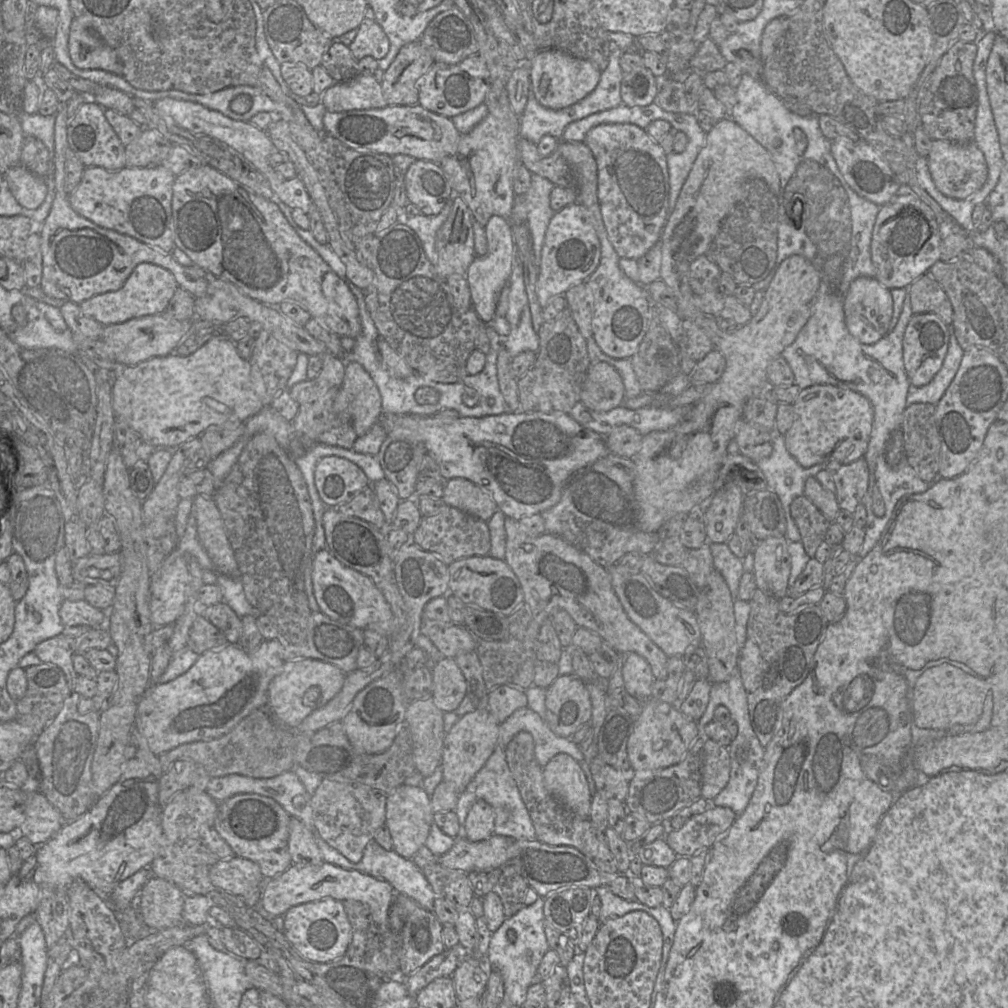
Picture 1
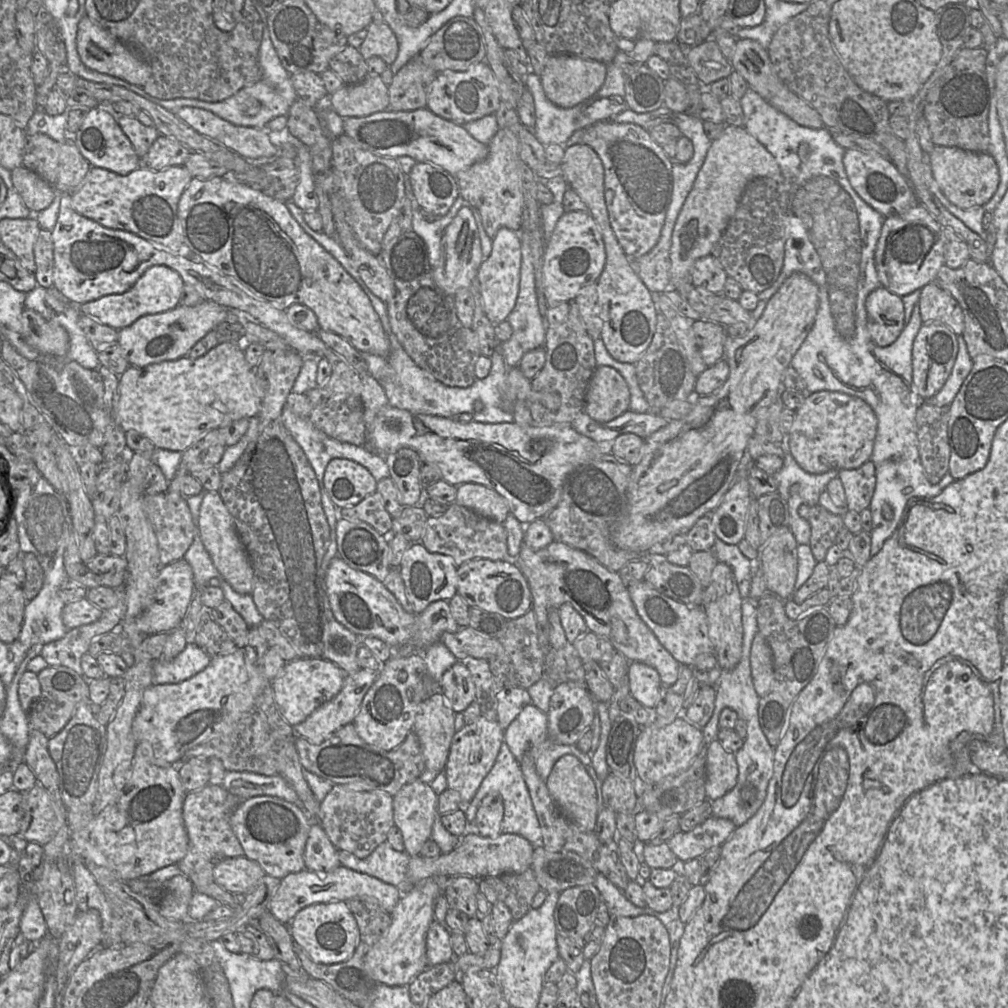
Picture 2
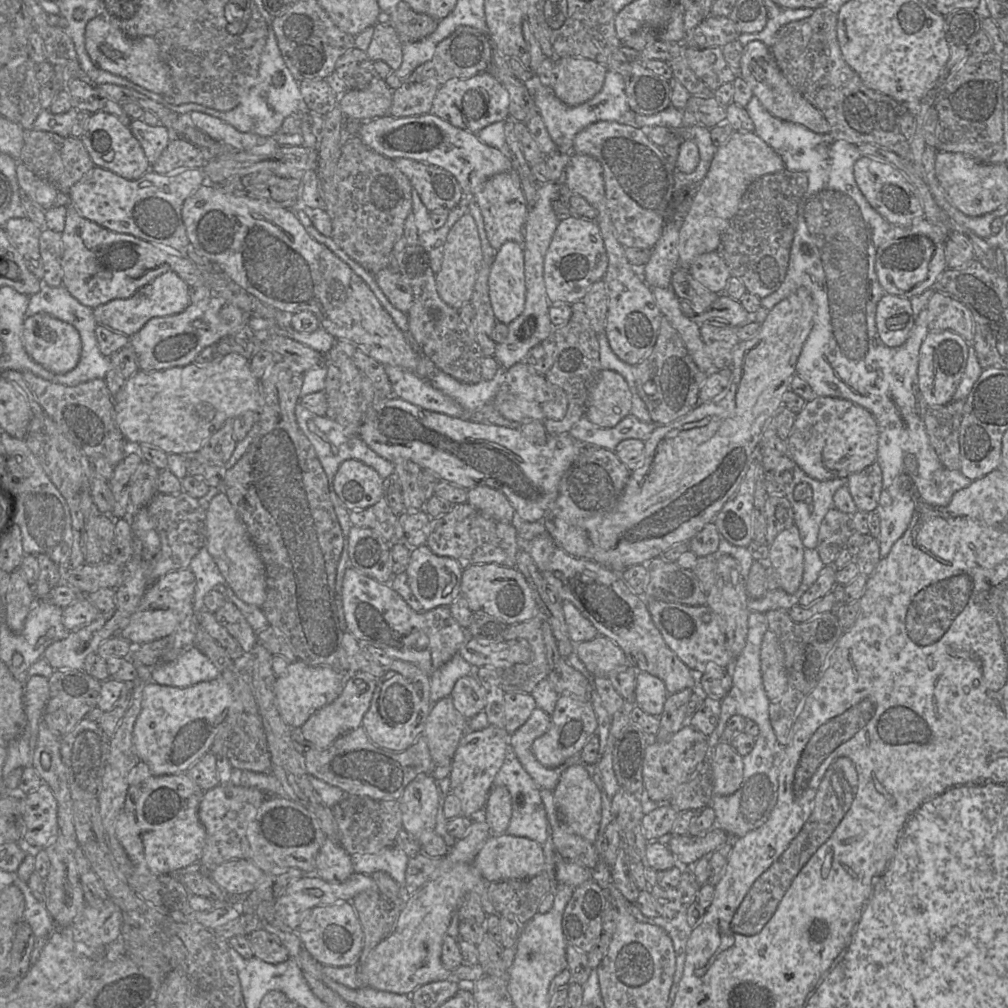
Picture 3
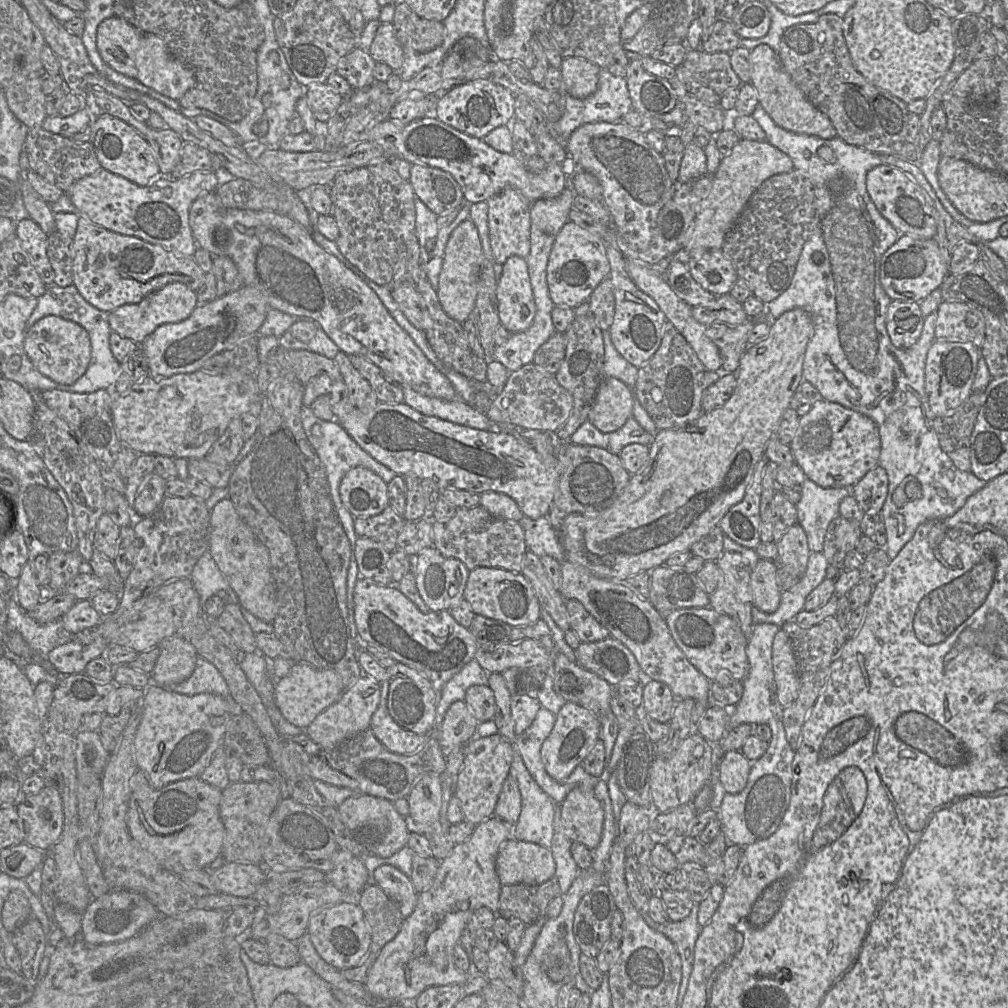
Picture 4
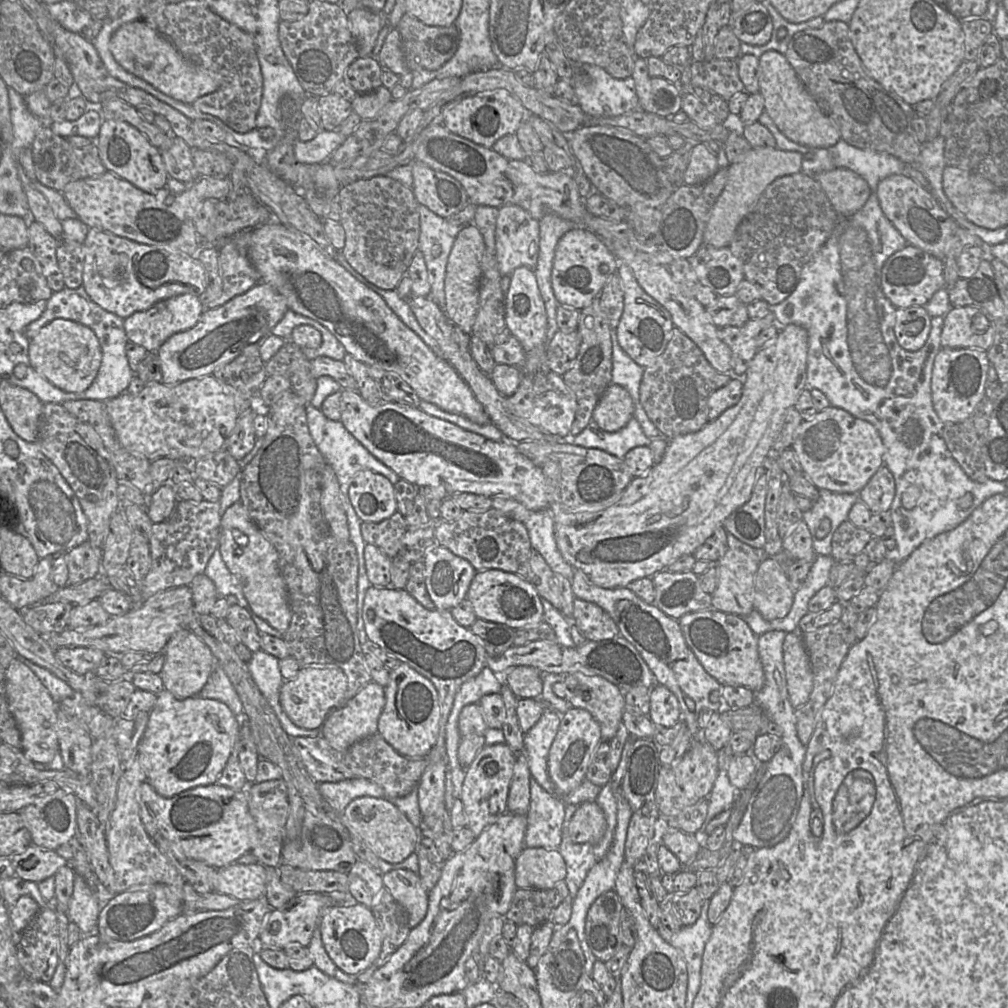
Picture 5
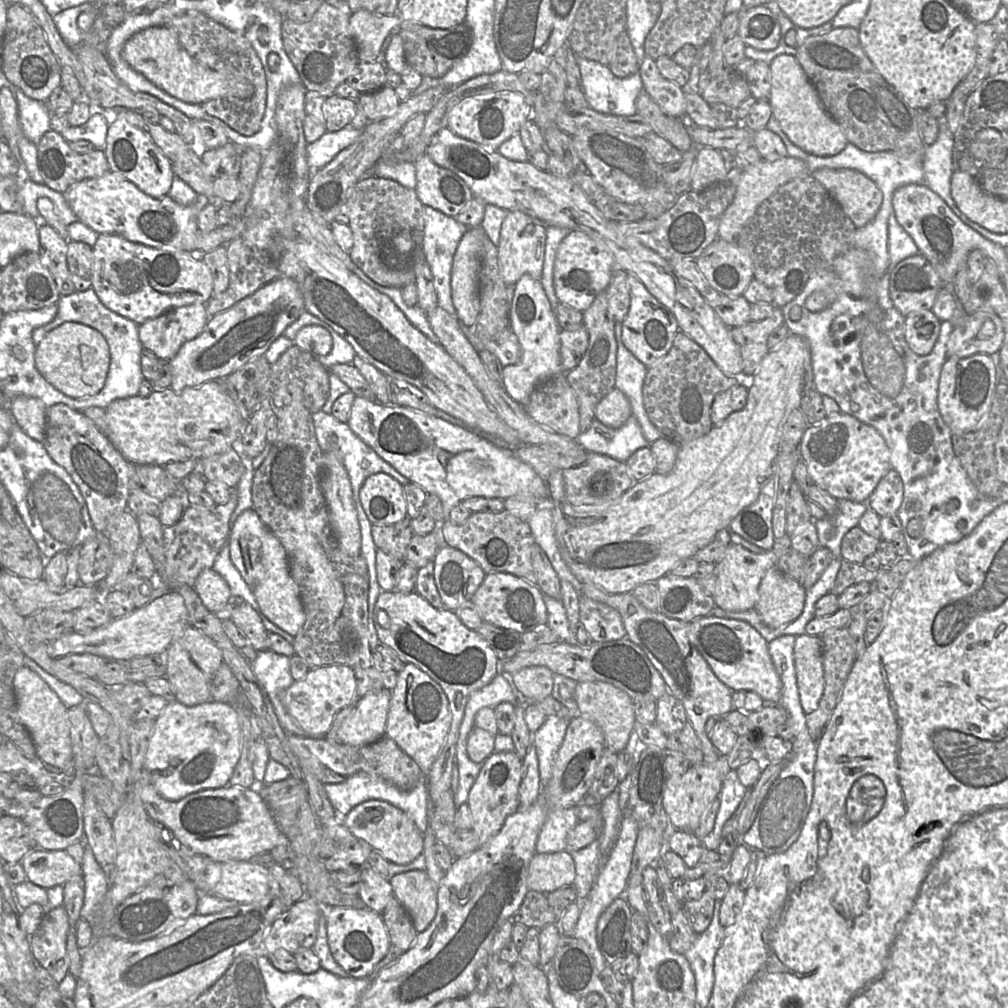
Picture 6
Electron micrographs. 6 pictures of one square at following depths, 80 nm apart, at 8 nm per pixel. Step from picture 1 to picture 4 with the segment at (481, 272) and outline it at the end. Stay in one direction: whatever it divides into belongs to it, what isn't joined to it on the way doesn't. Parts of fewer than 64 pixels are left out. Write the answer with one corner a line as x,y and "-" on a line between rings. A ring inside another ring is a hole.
511,256
500,268
496,286
500,325
511,334
524,332
532,325
536,312
526,260

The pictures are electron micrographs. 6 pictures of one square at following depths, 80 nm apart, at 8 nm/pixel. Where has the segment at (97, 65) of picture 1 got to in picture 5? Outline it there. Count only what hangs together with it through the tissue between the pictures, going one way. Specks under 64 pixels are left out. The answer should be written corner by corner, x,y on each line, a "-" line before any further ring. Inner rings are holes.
142,20
119,27
109,41
109,49
116,62
127,72
186,104
192,104
198,98
217,91
222,85
221,75
184,58
169,39

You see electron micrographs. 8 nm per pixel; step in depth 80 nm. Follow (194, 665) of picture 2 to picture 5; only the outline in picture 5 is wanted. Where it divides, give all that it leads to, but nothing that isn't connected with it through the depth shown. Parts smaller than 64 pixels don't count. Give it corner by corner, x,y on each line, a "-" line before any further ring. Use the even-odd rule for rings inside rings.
217,664
213,668
206,685
196,697
220,701
227,705
239,719
249,720
248,716
244,714
243,705
236,690
224,670

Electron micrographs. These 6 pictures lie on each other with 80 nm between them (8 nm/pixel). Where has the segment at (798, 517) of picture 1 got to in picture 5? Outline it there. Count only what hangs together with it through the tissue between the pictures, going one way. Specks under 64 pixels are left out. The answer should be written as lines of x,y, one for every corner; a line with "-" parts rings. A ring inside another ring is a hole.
846,520
833,533
831,557
834,561
853,562
858,554
864,552
871,538
873,536
867,530

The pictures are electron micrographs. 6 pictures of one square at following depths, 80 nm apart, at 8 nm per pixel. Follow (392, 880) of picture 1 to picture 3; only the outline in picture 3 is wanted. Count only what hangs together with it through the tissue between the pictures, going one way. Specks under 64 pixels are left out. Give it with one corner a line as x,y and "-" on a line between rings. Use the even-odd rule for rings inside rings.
386,847
376,854
371,855
351,855
352,863
355,872
371,875
374,872
384,871
387,872
399,885
405,886
406,884
406,869
409,861
409,856
397,847

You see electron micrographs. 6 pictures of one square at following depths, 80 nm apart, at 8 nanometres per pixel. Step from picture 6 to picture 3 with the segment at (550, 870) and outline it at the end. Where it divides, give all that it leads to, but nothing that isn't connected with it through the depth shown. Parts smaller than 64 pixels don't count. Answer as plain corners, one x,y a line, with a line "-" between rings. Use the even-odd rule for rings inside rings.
506,833
492,835
485,842
474,862
476,870
489,882
532,878
547,868
547,858
542,845
526,837

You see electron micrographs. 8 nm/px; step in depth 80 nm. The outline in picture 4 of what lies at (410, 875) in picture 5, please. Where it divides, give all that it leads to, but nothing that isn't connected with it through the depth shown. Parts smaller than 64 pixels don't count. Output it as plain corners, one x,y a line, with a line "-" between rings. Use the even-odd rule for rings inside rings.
384,865
373,872
371,880
397,904
404,919
412,914
418,893
407,875
393,866

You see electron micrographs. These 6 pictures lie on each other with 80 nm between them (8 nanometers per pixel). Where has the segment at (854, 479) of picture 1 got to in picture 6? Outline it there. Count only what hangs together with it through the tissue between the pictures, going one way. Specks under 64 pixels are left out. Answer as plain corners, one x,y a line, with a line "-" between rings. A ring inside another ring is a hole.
891,469
878,482
866,504
880,517
896,515
902,505
903,495
902,479
894,469

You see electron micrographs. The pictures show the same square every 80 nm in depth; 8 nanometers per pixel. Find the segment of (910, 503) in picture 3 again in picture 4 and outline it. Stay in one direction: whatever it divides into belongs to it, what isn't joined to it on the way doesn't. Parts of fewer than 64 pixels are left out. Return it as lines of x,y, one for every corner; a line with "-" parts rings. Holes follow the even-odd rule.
758,104
755,110
752,113
753,118
759,123
761,128
764,130
766,134
766,141
769,142
774,147
778,148
782,152
786,153
792,160
794,169
798,172
805,174
811,183
818,188
818,187
827,187
827,184
832,179
838,176
844,176
851,182
850,190
841,195
839,197
835,197
834,205
831,209
820,219
817,220
815,225
812,228
812,231
803,245
801,255
796,265
795,273
789,288
783,292
779,297
775,300
766,304
766,308
768,313
772,316
773,319
780,317
786,311
801,308
805,310
810,316
812,320
812,334
808,341
805,356
803,360
802,366
802,375
803,380
810,382
817,390
821,393
823,399
838,403
846,408
851,410
857,411
867,417
869,417
878,427
878,432
880,435
880,442
881,442
881,451
879,457
879,464
882,466
887,475
888,475
888,494
881,510
881,515
883,517
886,535
887,535
887,542
885,545
885,551
887,552
889,558
892,560
894,559
901,550
905,547
905,545
912,539
914,536
917,528
925,522
933,521
933,520
940,520
947,517
950,517
956,514
966,503
968,498
982,489
987,482
980,480
979,478
975,477
971,472
965,472
958,469
949,456
942,450
936,431
934,429
934,418
936,417
929,406
928,403
928,396
925,390
925,364
926,364
926,357
927,353
931,347
931,345
935,341
935,321
937,315
935,312
925,317
923,329
921,335
917,342
907,348
907,349
898,349
896,348
888,335
887,328
886,328
886,315
887,309
892,301
889,296
886,294
884,289
881,286
880,278
879,278
879,268
880,268
880,260
883,254
897,241
899,236
901,235
898,230
886,219
884,218
881,213
876,208
875,204
871,200
869,193
866,187
866,175
867,173
873,169
874,167
883,164
882,159
880,158
879,154
873,153
869,150
864,148
854,146
844,142
839,137
834,137
832,139
823,139
818,136
814,135
807,135
807,134
798,134
794,132
787,131
780,126
778,126
772,118
767,114
767,112
763,109
763,107
-
822,145
829,146
835,153
836,161
834,163
829,163
823,159
821,159
818,155
818,149

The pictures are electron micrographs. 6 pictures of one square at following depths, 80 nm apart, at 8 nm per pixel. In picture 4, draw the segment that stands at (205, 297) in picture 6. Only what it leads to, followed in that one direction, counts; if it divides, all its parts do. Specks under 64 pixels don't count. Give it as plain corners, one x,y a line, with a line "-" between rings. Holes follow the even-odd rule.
78,215
73,241
73,286
83,298
99,310
111,312
125,304
141,302
149,294
173,282
187,285
196,292
203,282
204,273
193,257
185,257
134,236
122,235

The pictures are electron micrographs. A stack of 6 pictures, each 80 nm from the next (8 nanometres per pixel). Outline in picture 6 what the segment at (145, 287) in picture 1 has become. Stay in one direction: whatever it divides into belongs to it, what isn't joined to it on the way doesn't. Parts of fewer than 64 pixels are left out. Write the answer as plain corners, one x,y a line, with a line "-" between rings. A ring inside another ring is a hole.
202,303
175,308
140,324
139,339
159,359
171,360
185,342
202,333
208,318

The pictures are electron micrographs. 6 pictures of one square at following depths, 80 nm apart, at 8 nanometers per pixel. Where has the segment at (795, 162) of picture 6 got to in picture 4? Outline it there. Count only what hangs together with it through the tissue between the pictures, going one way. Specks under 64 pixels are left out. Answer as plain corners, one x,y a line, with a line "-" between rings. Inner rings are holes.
740,139
731,153
722,158
714,173
711,190
699,205
691,237
683,250
692,258
698,258
709,250
721,250
726,234
757,188
771,176
792,170
791,158
766,140

